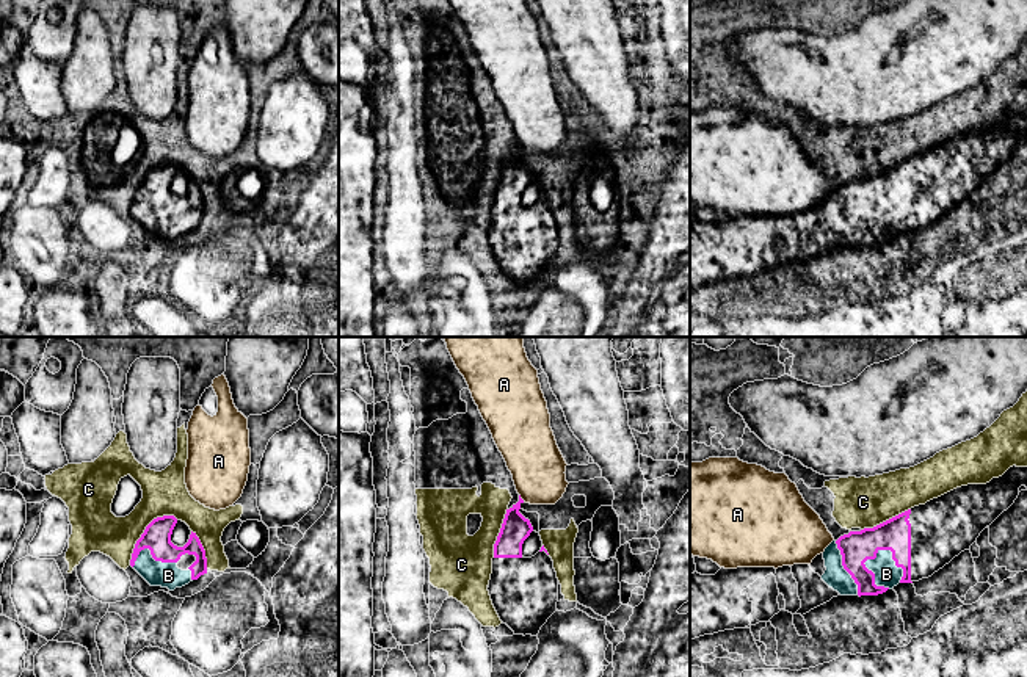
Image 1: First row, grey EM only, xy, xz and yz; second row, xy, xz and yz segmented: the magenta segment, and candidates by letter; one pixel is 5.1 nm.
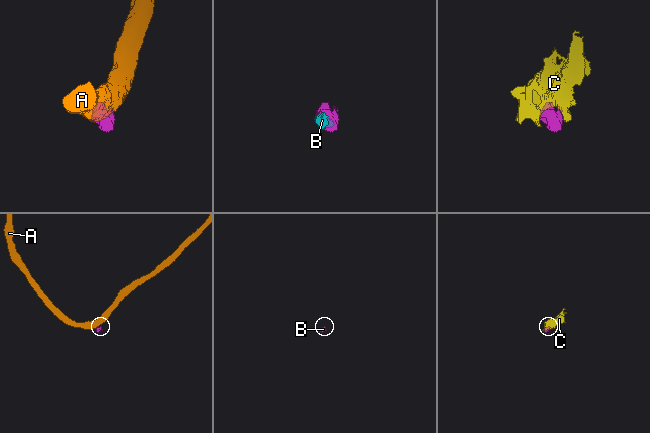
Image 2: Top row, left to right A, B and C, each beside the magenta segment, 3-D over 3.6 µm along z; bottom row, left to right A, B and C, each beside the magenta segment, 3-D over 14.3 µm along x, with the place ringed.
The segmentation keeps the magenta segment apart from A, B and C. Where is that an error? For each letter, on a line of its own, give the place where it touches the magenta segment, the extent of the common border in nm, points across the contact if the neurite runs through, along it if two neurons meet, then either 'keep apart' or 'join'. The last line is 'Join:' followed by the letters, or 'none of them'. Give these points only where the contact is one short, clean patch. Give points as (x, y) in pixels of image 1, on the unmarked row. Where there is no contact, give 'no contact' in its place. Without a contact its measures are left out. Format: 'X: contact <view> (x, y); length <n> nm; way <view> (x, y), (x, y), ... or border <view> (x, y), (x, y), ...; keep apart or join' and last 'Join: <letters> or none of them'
A: contact xz (519, 146); length 50 nm; border xz (519, 143), (524, 149); keep apart
B: contact yz (892, 202); length 220 nm; join
C: contact xy (143, 182); length 340 nm; keep apart
Join: B

